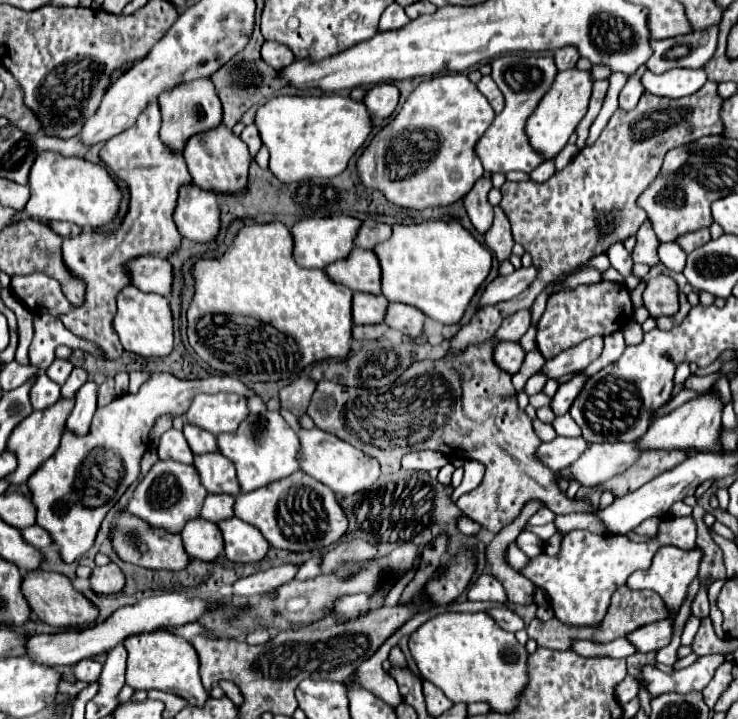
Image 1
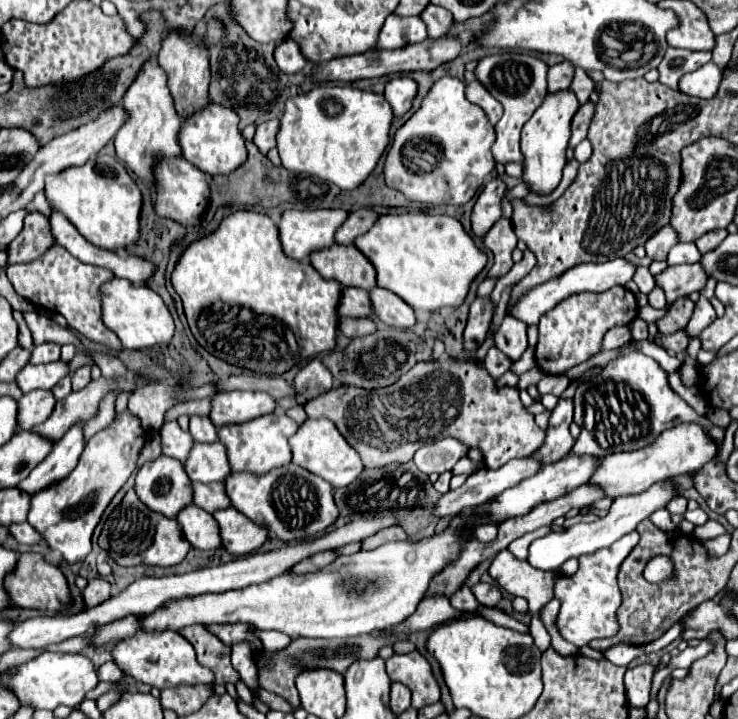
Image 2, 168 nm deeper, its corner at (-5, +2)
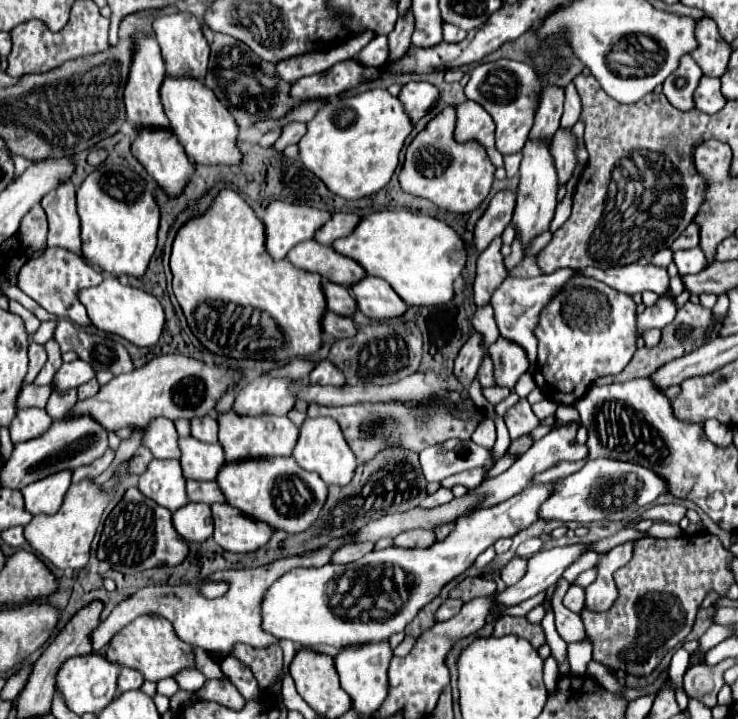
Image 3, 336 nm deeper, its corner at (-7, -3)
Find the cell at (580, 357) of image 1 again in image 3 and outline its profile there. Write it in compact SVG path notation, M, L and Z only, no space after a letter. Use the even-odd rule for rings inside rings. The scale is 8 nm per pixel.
M660 296L658 302L650 308L646 308L640 316L638 316L638 330L644 332L646 328L664 328L668 326L676 316L676 302L674 296Z

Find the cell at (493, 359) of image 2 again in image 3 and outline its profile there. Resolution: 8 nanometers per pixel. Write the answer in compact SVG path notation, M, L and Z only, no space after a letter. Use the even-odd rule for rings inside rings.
M488 356L482 358L482 364L478 368L478 374L476 374L476 380L480 382L480 386L492 386L494 384L494 376L492 376L492 362Z

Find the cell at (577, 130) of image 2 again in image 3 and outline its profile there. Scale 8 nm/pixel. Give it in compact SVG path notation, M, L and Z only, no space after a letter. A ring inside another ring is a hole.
M558 130L552 144L550 144L550 154L554 156L554 168L558 172L558 186L564 186L572 176L576 168L576 142L570 130Z

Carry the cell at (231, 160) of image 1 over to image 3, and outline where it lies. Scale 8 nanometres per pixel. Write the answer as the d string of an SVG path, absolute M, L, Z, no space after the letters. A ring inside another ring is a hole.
M166 76L160 86L160 98L170 120L170 128L178 136L188 158L196 164L238 164L242 160L242 154L236 148L238 124L204 82L196 78Z

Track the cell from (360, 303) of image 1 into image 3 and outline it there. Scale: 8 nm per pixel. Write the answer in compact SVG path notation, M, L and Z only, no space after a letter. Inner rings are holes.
M324 282L324 296L326 296L326 308L340 314L340 316L352 316L356 312L356 302L346 286Z

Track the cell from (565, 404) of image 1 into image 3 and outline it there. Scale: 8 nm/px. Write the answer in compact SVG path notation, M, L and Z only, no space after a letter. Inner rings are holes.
M568 424L566 428L552 428L552 432L548 432L542 440L534 442L534 444L512 464L510 470L506 470L504 474L496 476L496 478L488 478L488 480L484 480L478 488L470 490L470 492L474 492L474 494L482 496L482 504L478 504L478 508L474 508L474 510L496 506L496 504L508 500L510 496L522 492L522 490L532 482L534 474L538 474L538 472L550 468L552 464L556 464L556 462L560 462L560 460L570 460L570 462L584 460L584 458L588 456L588 448L586 448L585 444L581 445L576 442L576 430L578 430L578 428L572 426L572 424Z

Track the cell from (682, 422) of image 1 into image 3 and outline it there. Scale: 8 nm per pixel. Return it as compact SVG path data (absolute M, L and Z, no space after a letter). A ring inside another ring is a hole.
M594 458L588 460L578 472L572 476L564 478L558 482L552 490L552 494L544 500L544 504L538 510L538 518L546 522L580 522L580 524L590 524L590 522L622 522L628 516L632 516L640 508L630 508L630 506L648 506L654 502L660 494L666 492L666 482L662 482L660 476L656 476L652 470L632 464L632 462L620 462L620 460L610 460L610 458ZM602 482L612 482L612 494L616 498L598 498L600 484Z

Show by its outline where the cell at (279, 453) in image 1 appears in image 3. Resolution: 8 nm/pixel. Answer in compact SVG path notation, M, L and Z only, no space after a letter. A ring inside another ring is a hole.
M228 410L218 412L216 420L220 426L218 434L226 462L266 456L290 456L298 440L298 428L286 416L238 416L234 410Z

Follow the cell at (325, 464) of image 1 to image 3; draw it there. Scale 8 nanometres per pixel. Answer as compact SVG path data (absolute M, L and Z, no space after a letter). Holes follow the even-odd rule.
M306 418L304 424L300 426L300 436L292 456L304 470L318 472L326 484L336 484L336 486L346 486L352 480L354 470L358 466L356 456L346 444L338 422L332 418Z

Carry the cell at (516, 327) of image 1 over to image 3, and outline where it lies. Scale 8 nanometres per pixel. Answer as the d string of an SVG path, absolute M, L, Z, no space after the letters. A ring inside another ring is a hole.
M498 338L490 348L488 356L494 364L494 382L500 388L514 390L518 378L528 370L526 352L518 344L508 344L508 340Z

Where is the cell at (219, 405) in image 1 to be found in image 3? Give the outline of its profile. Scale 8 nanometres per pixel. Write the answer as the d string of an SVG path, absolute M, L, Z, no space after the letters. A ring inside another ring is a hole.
M260 374L242 388L234 402L234 410L242 416L286 416L296 404L296 392L290 388L292 382L296 380Z

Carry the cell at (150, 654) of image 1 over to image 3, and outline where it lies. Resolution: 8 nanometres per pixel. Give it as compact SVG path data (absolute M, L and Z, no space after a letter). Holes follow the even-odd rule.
M144 614L138 616L136 620L132 620L128 626L124 626L108 644L106 648L106 658L112 662L118 662L126 668L134 668L138 672L144 674L146 680L158 682L164 678L172 678L176 676L180 670L194 666L194 654L192 654L192 646L184 644L176 632L174 626L162 618L162 616L154 616L154 614Z

